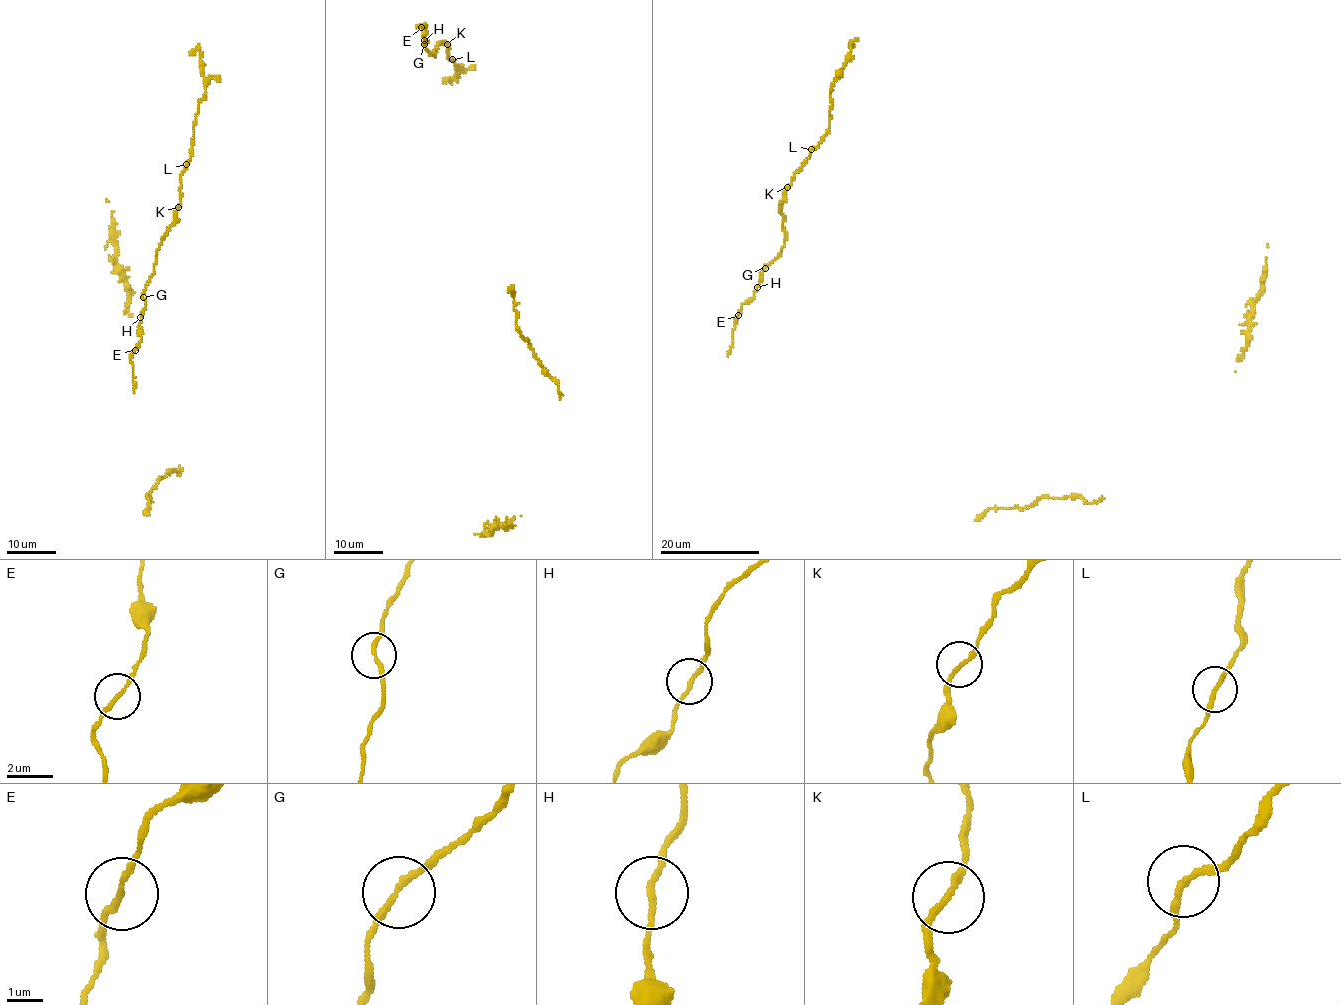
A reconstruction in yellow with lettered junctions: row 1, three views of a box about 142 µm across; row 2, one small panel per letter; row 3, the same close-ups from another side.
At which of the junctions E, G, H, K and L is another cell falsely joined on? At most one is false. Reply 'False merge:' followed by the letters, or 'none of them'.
False merge: none of them

